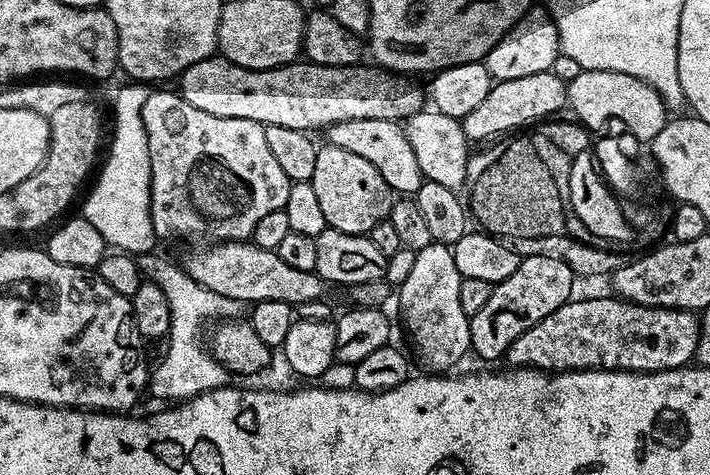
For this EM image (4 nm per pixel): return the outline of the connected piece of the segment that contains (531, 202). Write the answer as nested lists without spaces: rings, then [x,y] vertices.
[[[513,137],[506,150],[494,165],[482,173],[476,182],[469,187],[470,198],[468,206],[473,219],[478,220],[477,224],[489,235],[504,240],[517,240],[518,238],[544,238],[560,236],[565,233],[565,211],[566,202],[557,183],[550,175],[550,170],[543,165],[542,158],[539,157],[531,137]]]

